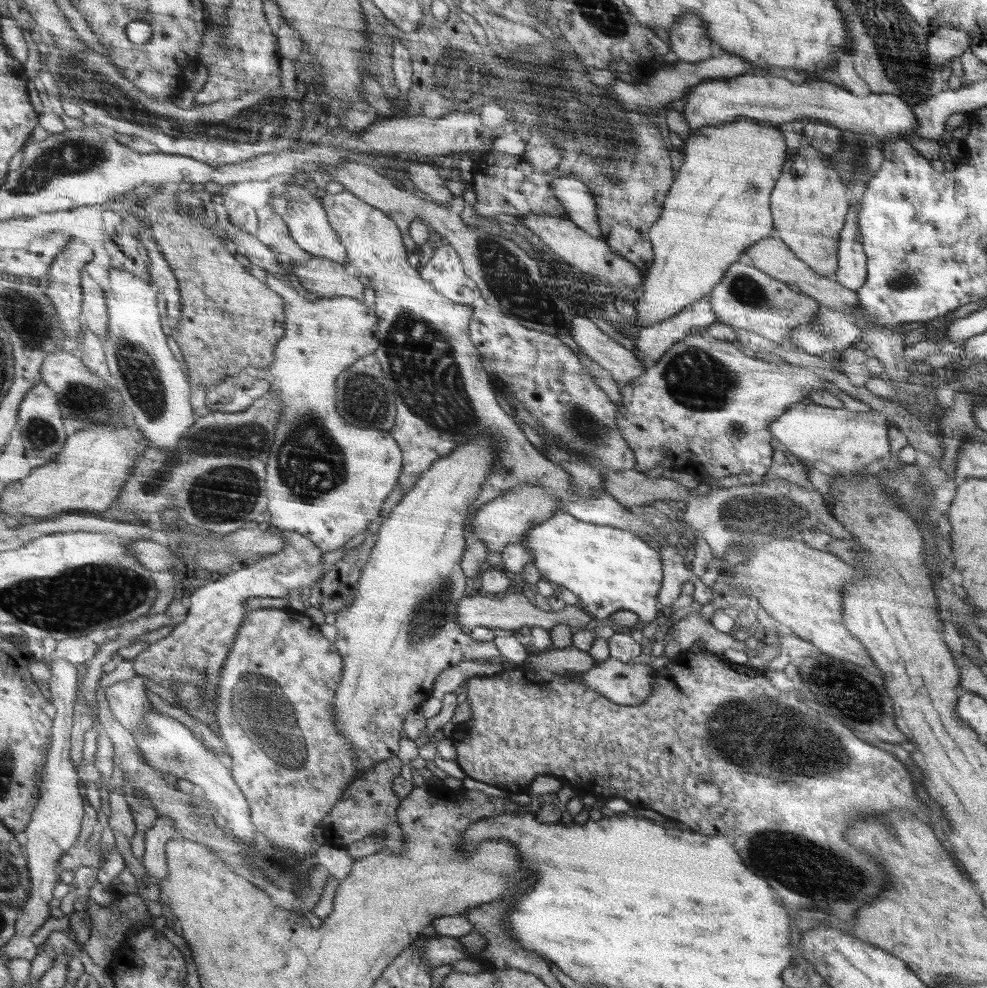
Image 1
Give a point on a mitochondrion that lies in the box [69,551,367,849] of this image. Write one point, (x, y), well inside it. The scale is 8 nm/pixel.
(257, 702)

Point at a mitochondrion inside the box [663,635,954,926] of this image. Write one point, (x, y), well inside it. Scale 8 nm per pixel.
(801, 865)

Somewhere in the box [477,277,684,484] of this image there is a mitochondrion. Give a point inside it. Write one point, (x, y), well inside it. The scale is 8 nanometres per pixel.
(578, 421)

